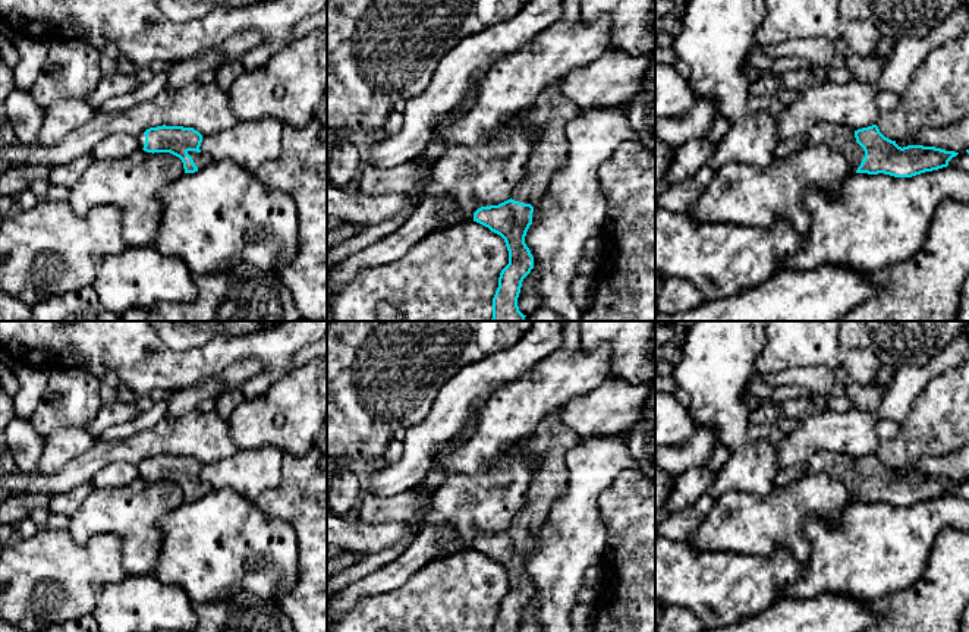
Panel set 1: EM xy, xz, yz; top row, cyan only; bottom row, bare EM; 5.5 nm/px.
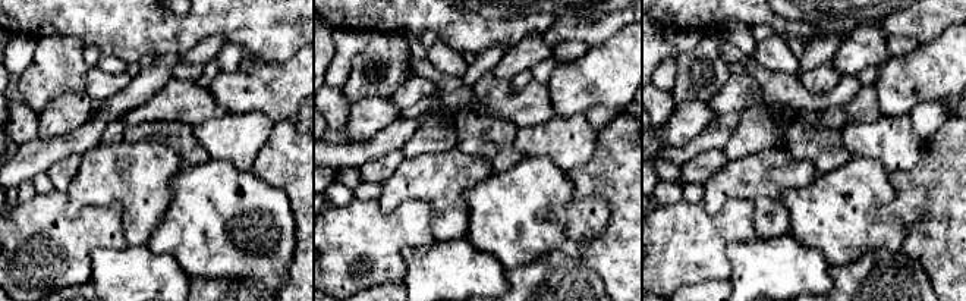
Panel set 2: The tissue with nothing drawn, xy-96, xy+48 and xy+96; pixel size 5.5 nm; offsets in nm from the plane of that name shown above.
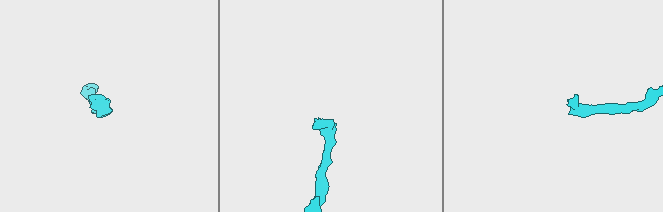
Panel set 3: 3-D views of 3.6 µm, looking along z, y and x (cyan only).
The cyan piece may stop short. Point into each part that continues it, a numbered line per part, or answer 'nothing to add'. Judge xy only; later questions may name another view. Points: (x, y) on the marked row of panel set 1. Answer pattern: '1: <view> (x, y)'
1: xy (201, 160)

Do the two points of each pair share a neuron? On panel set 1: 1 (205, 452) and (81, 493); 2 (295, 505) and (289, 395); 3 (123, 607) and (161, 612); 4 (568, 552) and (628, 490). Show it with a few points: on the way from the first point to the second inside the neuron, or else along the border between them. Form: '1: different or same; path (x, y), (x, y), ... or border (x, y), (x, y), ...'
1: different; border (88, 483), (54, 493)
2: different; border (311, 449), (301, 455), (285, 453)
3: same; path (132, 607), (153, 607)
4: different; border (612, 484), (598, 497), (604, 550)

